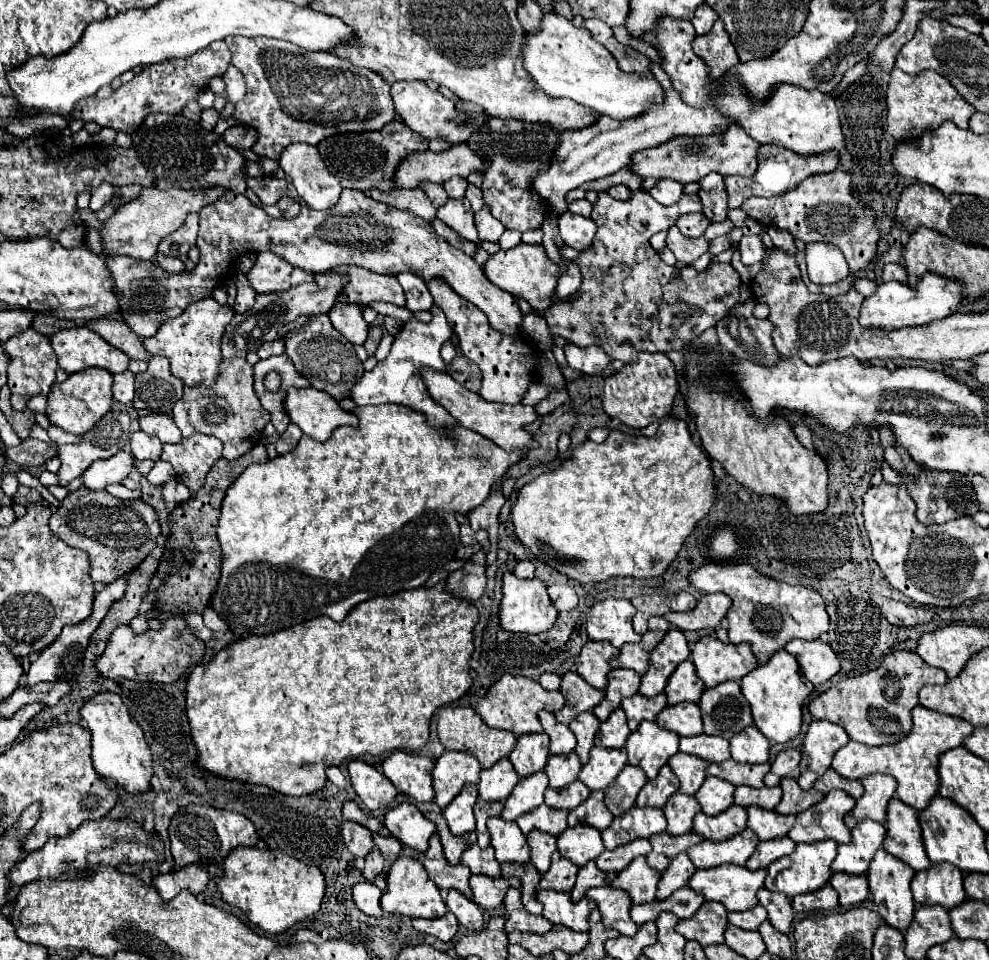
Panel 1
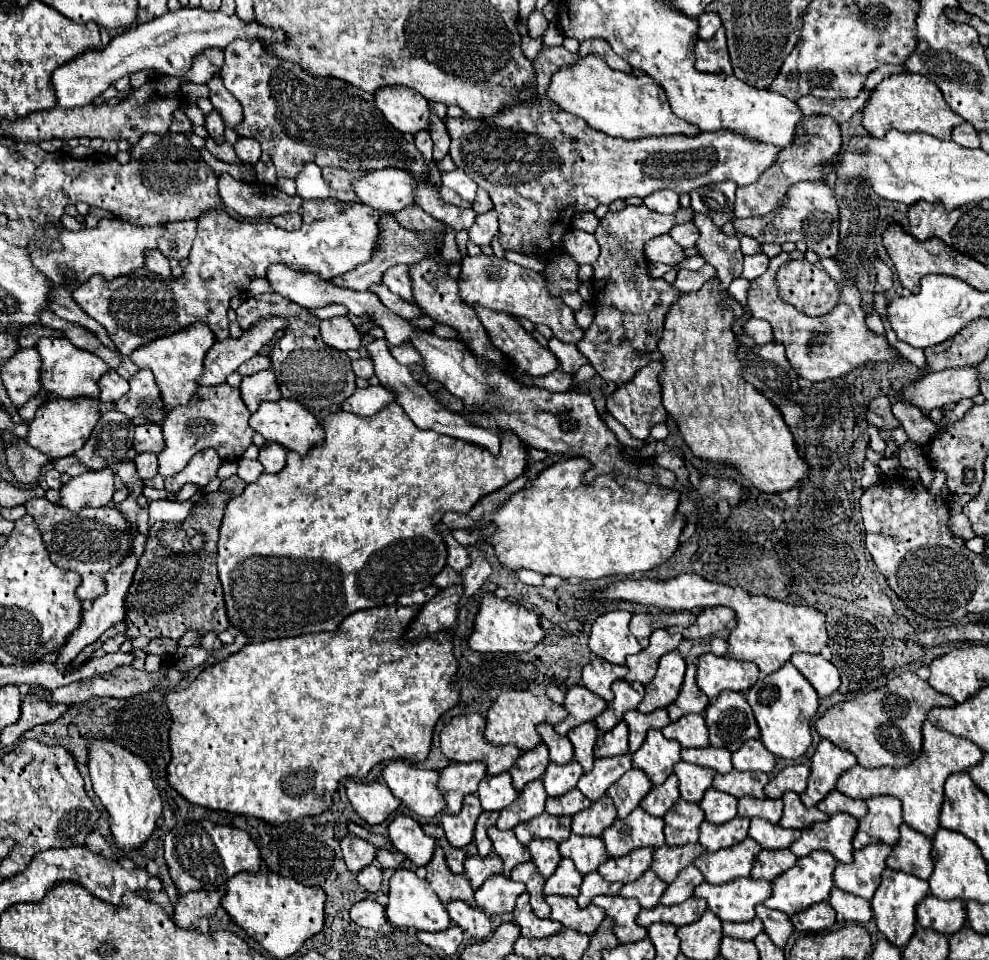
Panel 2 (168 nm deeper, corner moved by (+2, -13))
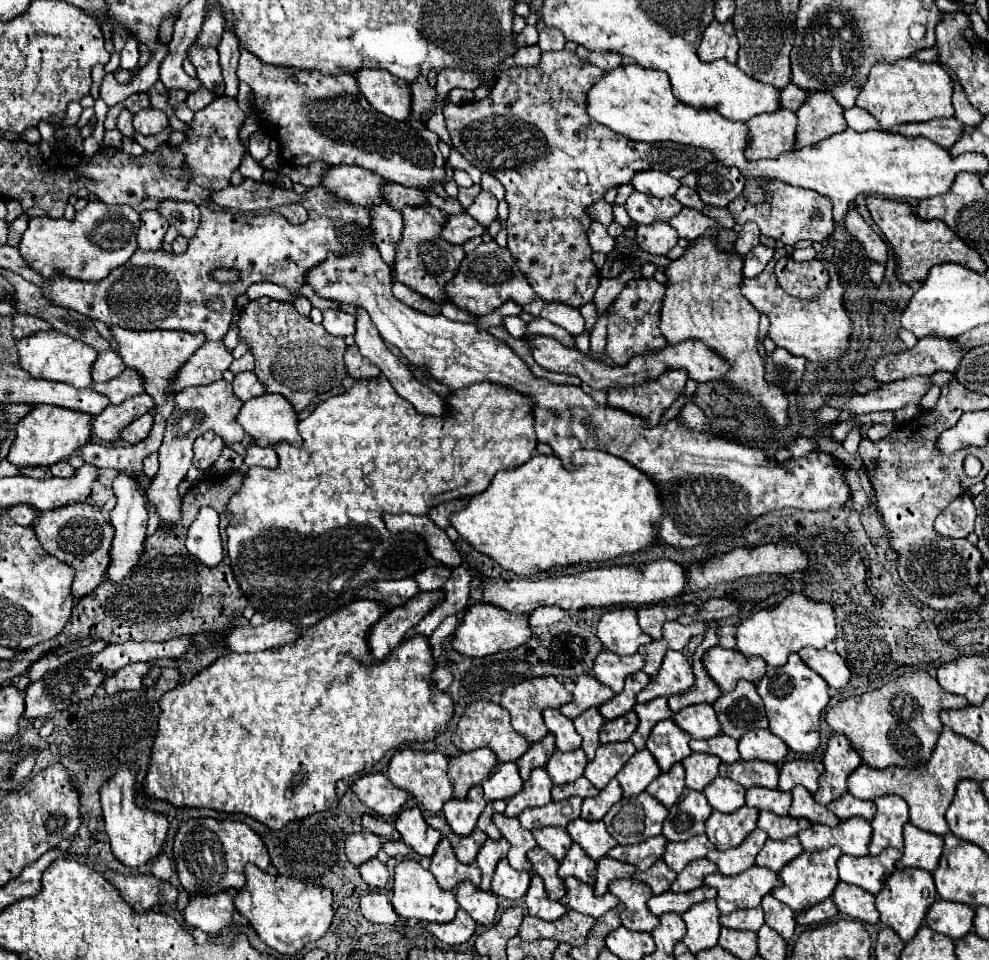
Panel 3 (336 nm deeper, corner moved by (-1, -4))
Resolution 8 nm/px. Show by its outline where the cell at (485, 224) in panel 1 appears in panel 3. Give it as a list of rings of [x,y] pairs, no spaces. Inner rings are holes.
[[[481,191],[481,193],[475,197],[473,205],[467,207],[467,213],[469,213],[473,219],[477,219],[481,225],[489,227],[489,223],[491,223],[493,219],[497,219],[497,203],[499,203],[499,201],[497,201],[495,197],[491,197],[491,193]]]

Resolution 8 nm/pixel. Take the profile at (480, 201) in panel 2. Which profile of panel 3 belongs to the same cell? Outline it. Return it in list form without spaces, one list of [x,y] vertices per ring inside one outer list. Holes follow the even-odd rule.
[[[485,173],[483,177],[481,177],[481,187],[485,189],[485,191],[489,191],[489,193],[493,193],[499,201],[505,197],[505,189],[503,189],[503,185],[501,185],[501,181],[497,179],[497,177],[491,177],[489,173]]]

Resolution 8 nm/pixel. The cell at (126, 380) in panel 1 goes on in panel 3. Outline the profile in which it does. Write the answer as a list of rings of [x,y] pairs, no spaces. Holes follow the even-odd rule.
[[[107,349],[107,351],[99,353],[95,359],[93,381],[109,381],[109,379],[117,377],[123,369],[125,369],[125,363],[121,361],[121,357],[115,351]]]

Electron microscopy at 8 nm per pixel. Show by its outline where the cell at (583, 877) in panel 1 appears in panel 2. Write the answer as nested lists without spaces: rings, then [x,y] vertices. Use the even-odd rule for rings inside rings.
[[[592,872],[592,874],[584,876],[584,882],[580,886],[580,894],[578,894],[576,902],[580,908],[586,908],[590,904],[590,900],[598,894],[610,894],[610,884],[598,872]]]

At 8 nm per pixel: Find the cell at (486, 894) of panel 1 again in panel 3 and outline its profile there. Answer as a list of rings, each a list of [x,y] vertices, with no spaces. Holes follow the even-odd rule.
[[[507,859],[499,861],[493,881],[491,881],[491,891],[499,897],[507,899],[521,899],[527,889],[529,889],[529,879],[531,875],[527,871],[517,871],[509,865]]]

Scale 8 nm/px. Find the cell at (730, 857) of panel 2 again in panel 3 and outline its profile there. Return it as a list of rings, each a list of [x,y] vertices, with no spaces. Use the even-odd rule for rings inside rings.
[[[755,829],[739,847],[731,849],[731,851],[711,849],[711,853],[707,853],[707,859],[717,863],[719,873],[739,875],[745,869],[755,865],[755,855],[761,851],[765,841],[767,841],[767,833],[763,829]]]

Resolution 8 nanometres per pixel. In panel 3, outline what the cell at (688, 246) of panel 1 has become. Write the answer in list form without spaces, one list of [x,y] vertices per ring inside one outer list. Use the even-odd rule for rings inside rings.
[[[657,221],[657,225],[639,225],[637,227],[637,245],[639,249],[653,253],[653,255],[667,255],[679,237],[669,223]]]

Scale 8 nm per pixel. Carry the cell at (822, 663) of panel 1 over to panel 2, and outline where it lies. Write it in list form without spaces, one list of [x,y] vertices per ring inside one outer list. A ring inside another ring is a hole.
[[[798,652],[798,654],[794,654],[790,658],[790,662],[814,686],[818,696],[826,698],[826,696],[830,696],[832,692],[838,690],[838,686],[840,686],[840,674],[838,674],[836,666],[832,662],[828,662],[828,660],[824,660],[820,654],[812,656],[812,654]]]

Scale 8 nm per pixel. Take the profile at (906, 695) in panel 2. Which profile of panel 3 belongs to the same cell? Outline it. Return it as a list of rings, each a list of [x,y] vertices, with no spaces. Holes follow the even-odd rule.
[[[911,671],[881,689],[849,697],[827,709],[825,721],[829,727],[845,735],[861,759],[873,769],[887,767],[921,767],[929,761],[943,723],[939,713],[943,709],[965,709],[969,701],[965,697],[943,691],[927,671]]]

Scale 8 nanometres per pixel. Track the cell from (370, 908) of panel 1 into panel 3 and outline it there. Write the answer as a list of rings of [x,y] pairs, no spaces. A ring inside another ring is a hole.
[[[369,893],[361,897],[361,913],[371,923],[385,923],[385,925],[405,925],[405,919],[401,919],[389,897],[383,893]]]

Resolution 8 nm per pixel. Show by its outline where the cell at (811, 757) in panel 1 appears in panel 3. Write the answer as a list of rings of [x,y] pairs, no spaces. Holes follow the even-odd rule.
[[[835,733],[829,739],[827,751],[823,755],[825,773],[821,775],[819,791],[813,795],[819,805],[829,805],[831,801],[839,799],[843,793],[847,793],[847,777],[851,771],[855,771],[861,763],[861,757],[851,747],[851,741],[847,737]]]

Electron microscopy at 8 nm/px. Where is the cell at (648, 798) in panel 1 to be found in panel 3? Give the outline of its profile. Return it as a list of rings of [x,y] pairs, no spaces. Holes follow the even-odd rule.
[[[675,763],[667,773],[661,773],[647,787],[647,793],[669,809],[679,799],[683,789],[685,789],[685,769],[681,763]]]

